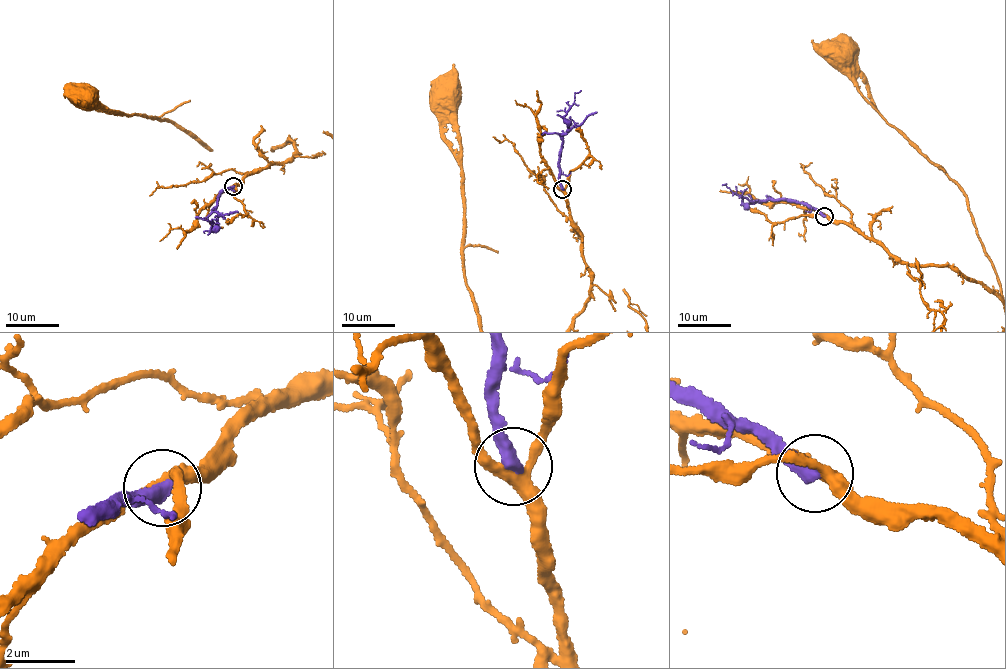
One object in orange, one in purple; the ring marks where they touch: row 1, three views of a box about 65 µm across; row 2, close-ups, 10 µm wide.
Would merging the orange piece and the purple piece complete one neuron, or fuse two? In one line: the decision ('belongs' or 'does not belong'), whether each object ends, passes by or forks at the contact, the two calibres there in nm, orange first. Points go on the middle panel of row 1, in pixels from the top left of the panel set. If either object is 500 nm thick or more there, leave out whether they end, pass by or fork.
does not belong; orange forks there; purple ends there; 300 nm thick on the orange side, 440 nm on the other

